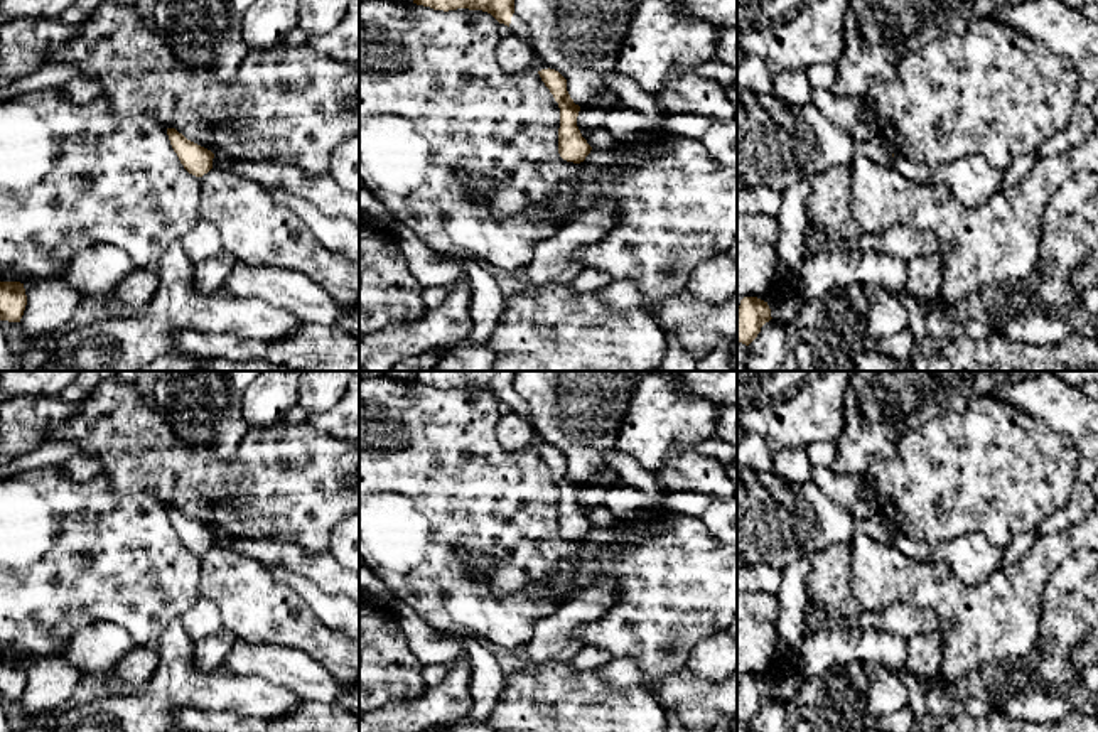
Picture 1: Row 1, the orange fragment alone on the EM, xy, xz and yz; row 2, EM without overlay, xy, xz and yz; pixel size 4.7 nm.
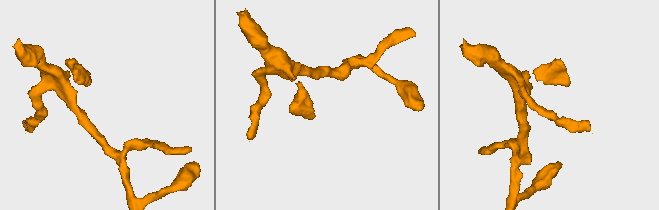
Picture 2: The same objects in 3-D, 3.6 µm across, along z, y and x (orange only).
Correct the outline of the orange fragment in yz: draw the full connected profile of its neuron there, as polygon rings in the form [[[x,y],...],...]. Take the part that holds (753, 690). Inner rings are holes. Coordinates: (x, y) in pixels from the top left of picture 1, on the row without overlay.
[[[744,675],[737,685],[737,719],[749,724],[771,697],[767,680],[757,675]]]

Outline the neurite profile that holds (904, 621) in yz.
[[[810,602],[805,607],[801,622],[801,631],[805,636],[821,631],[853,627],[874,627],[907,641],[916,634],[939,634],[946,627],[946,621],[914,606],[891,606],[880,614],[874,614],[864,609],[855,617],[838,616],[818,602]]]

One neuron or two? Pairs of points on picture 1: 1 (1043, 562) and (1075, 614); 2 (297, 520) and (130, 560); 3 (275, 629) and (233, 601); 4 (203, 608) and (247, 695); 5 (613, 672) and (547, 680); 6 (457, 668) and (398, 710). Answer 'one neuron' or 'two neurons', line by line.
1: two neurons
2: two neurons
3: one neuron
4: two neurons
5: two neurons
6: one neuron

